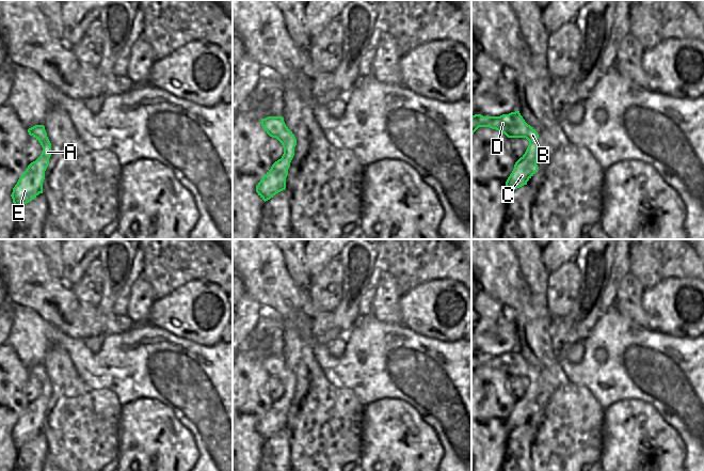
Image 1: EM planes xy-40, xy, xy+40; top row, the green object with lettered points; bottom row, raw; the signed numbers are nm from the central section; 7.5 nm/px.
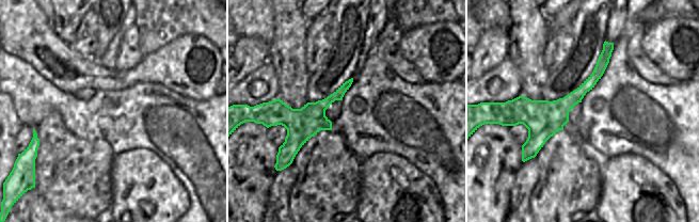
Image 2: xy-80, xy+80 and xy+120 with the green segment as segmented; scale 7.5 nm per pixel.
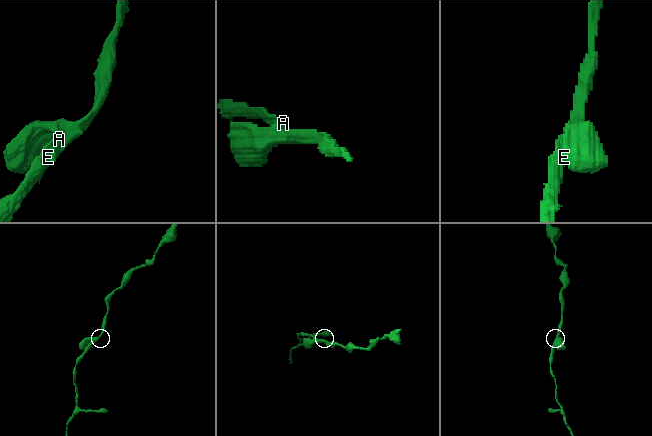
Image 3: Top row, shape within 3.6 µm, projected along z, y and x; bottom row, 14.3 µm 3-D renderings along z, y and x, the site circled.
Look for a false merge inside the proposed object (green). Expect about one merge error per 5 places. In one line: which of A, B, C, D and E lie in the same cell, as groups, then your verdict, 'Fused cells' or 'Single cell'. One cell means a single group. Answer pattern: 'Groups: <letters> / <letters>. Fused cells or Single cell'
Groups: A B C D E. Single cell

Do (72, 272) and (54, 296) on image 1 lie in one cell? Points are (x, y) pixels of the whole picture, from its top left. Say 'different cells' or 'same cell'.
different cells

